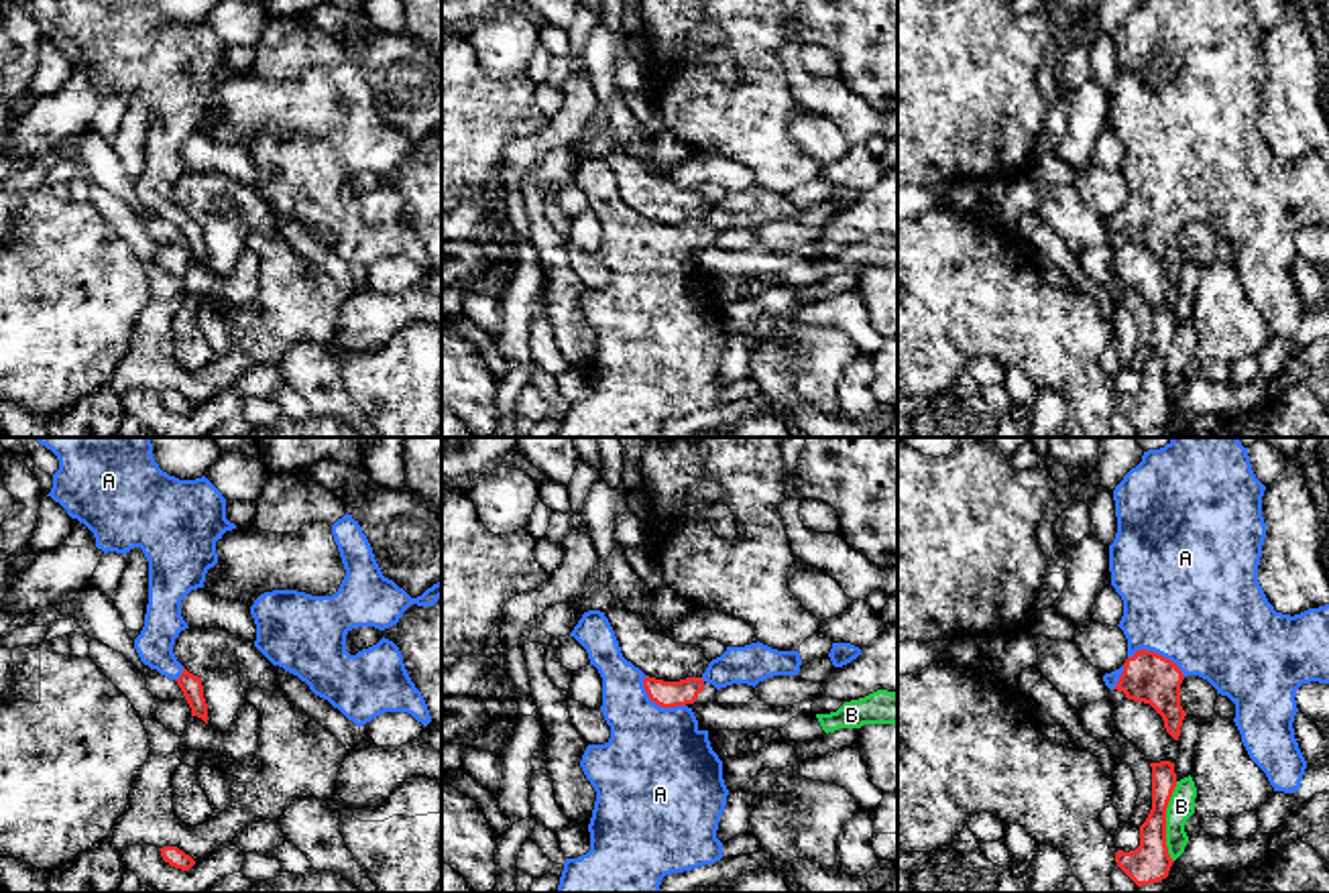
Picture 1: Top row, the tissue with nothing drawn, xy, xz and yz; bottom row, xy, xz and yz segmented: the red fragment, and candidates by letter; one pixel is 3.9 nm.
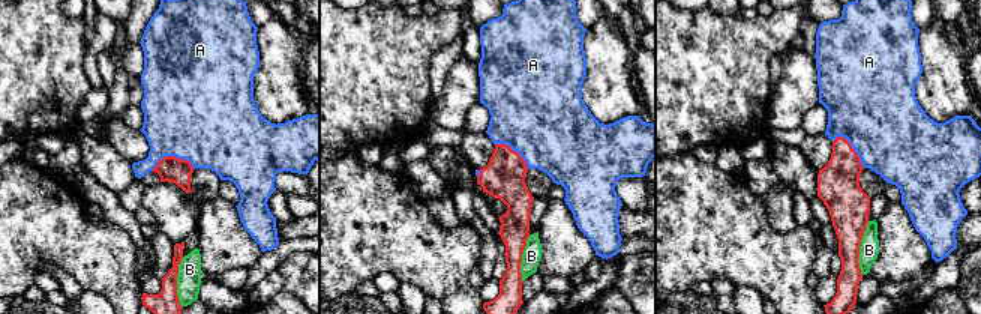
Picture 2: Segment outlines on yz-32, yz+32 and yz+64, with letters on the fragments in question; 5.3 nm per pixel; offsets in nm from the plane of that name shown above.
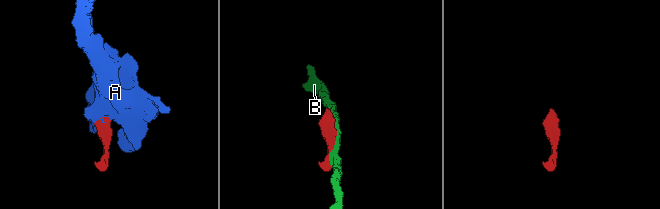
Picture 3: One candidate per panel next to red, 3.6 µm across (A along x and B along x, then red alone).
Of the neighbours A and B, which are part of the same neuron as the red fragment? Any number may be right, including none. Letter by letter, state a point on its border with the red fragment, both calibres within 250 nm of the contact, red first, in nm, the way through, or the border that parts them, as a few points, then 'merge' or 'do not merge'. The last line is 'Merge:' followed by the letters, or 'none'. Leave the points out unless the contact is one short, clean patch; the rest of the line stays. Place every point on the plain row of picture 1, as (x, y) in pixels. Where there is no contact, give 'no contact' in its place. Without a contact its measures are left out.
A: meets red in yz at (1157, 198); 200 nm thick on the red side, 500 nm on the other; runs through yz (1150, 222), (1157, 198), (1187, 143); merge
B: meets red in yz at (1165, 367); 160 nm thick on the red side, 110 nm on the other; do not merge
Merge: A

